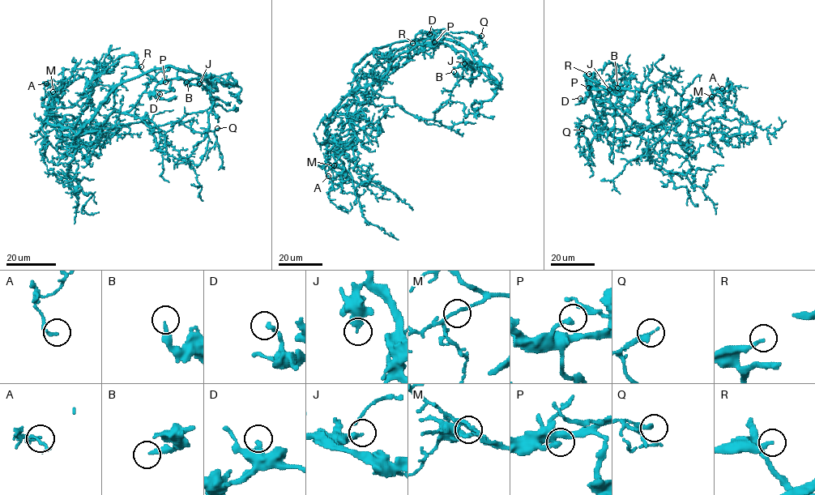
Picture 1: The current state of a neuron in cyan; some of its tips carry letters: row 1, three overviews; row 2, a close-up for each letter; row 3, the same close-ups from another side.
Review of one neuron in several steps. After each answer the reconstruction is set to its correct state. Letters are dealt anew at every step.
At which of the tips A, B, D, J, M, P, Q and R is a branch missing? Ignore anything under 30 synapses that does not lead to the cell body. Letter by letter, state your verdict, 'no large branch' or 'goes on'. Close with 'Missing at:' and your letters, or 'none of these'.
A: no large branch
B: no large branch
D: no large branch
J: no large branch
M: no large branch
P: no large branch
Q: no large branch
R: no large branch
Missing at: none of these

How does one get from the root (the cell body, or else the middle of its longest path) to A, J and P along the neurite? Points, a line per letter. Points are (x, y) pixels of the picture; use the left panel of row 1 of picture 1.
A: (113, 112), (96, 130), (83, 134), (53, 125), (45, 115), (48, 102), (63, 90), (46, 83)
J: (113, 112), (129, 111), (142, 93), (152, 92), (163, 81), (182, 78), (189, 84), (199, 83)
P: (113, 112), (129, 111), (142, 93), (152, 92), (159, 83), (165, 82)

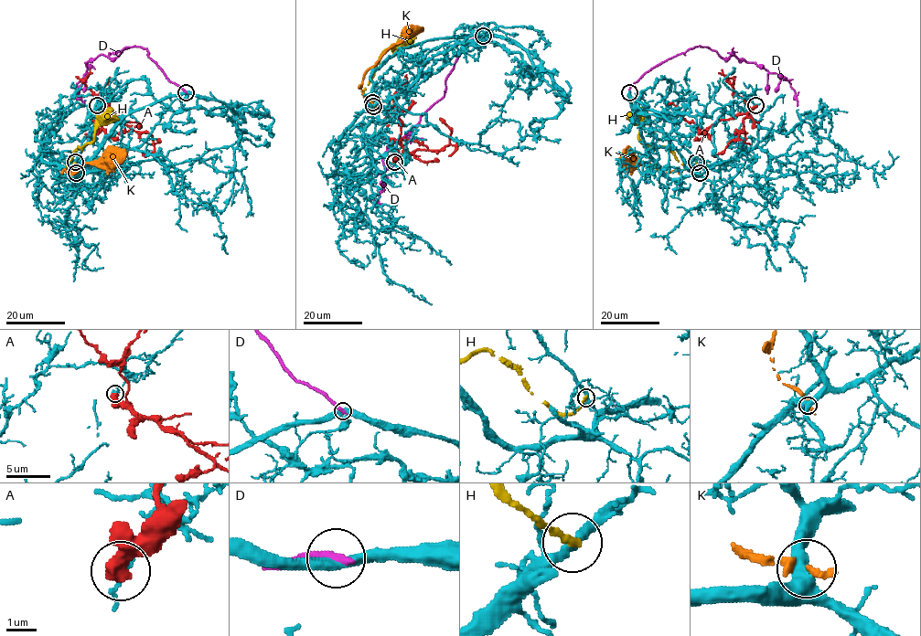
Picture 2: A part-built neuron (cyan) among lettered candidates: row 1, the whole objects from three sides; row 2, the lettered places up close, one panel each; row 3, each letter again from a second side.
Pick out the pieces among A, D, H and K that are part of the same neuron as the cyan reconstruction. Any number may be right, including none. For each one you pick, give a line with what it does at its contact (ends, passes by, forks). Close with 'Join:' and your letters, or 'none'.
Join: none

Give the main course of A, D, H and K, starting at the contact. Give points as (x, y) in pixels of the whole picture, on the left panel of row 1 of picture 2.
A: (97, 105), (106, 114), (100, 132), (96, 122), (109, 104)
D: (186, 91), (146, 48), (126, 47), (115, 58), (99, 55), (85, 63), (89, 72), (76, 84), (84, 106)
H: (75, 162), (69, 167), (66, 166), (78, 146), (80, 150), (93, 140), (100, 126), (119, 118)
K: (76, 173), (64, 169), (73, 174), (85, 164), (103, 163), (110, 157), (126, 152)

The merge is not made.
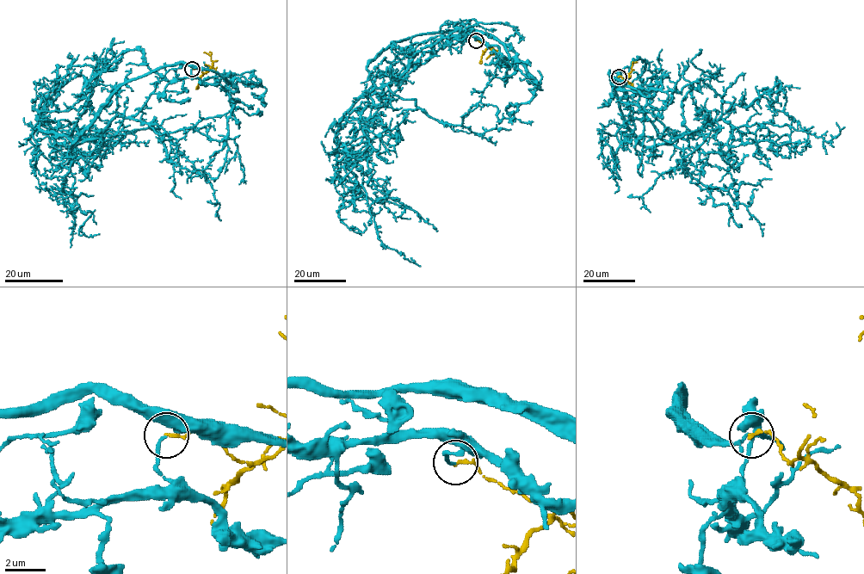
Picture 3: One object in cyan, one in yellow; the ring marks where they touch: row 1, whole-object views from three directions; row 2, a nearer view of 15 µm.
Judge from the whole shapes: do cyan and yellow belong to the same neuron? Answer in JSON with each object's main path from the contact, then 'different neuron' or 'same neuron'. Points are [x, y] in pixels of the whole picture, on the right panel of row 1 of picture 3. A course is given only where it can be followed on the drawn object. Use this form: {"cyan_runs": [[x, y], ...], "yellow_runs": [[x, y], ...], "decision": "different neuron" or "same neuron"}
{"cyan_runs": [[619, 77], [631, 120], [666, 143], [720, 118], [828, 142], [836, 122]], "yellow_runs": [[619, 77], [624, 80], [632, 70], [632, 65], [637, 62]], "decision": "different neuron"}

